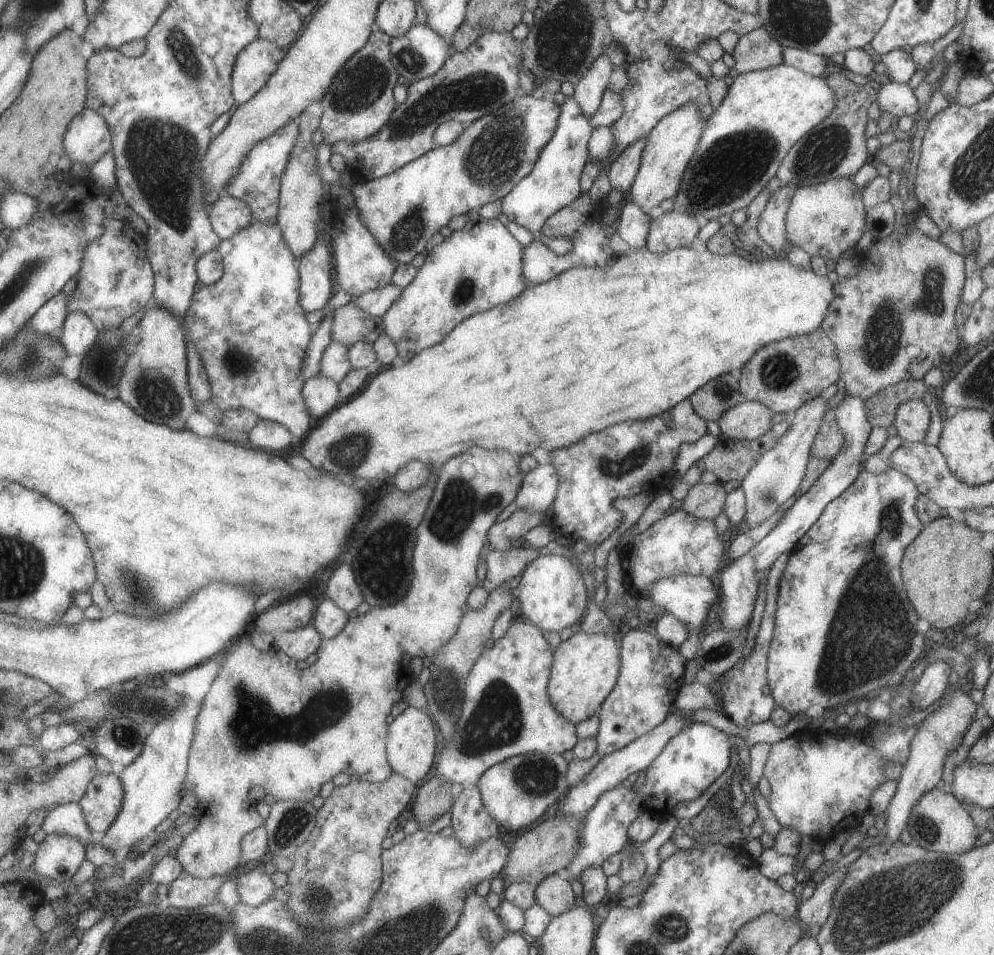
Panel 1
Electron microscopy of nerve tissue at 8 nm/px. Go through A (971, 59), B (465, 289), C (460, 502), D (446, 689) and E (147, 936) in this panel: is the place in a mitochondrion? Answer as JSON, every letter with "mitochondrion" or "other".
{"A":"other","B":"mitochondrion","C":"mitochondrion","D":"mitochondrion","E":"mitochondrion"}

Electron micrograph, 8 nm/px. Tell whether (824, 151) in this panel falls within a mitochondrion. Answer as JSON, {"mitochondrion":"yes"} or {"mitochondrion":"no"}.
{"mitochondrion":"yes"}

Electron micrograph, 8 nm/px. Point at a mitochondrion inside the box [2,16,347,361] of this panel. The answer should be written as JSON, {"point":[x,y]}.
{"point":[161,157]}

